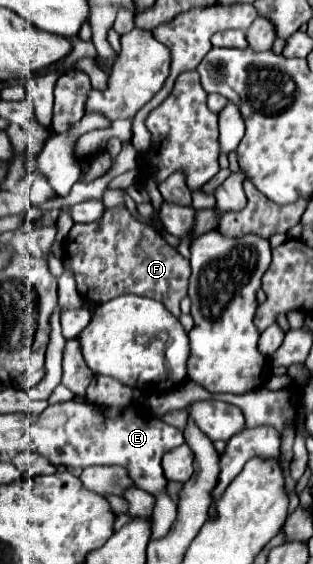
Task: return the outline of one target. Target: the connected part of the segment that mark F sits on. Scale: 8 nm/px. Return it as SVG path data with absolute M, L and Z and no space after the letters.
M125 206L105 210L103 218L91 224L73 224L69 236L65 238L65 266L73 272L77 292L93 304L103 304L123 294L147 296L163 302L163 306L179 318L179 302L187 296L187 278L189 278L189 260L177 254L173 246L169 246L163 236L159 236L151 226L137 222Z

